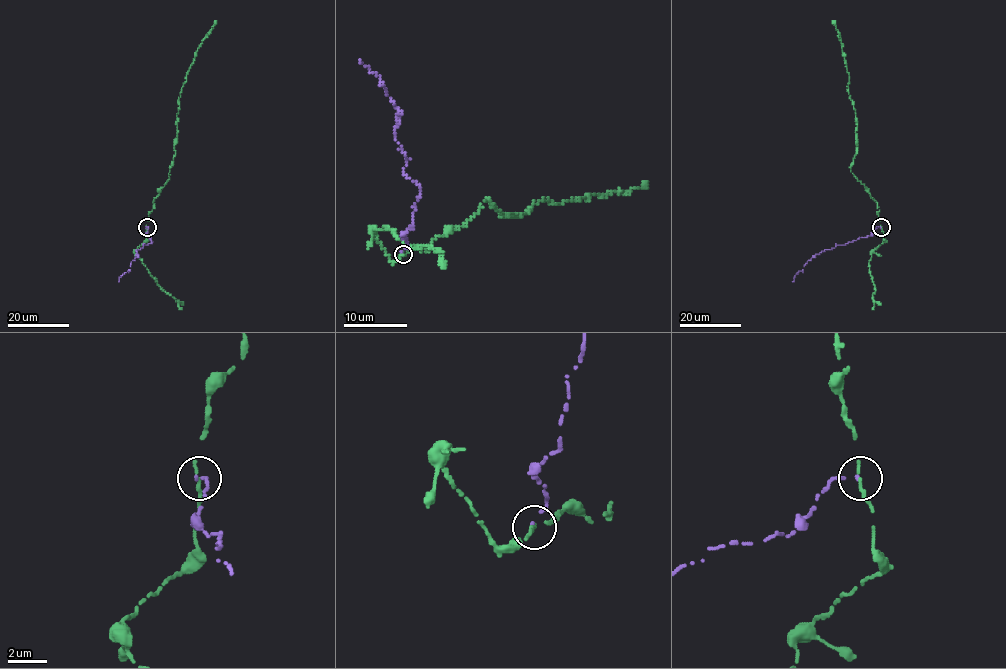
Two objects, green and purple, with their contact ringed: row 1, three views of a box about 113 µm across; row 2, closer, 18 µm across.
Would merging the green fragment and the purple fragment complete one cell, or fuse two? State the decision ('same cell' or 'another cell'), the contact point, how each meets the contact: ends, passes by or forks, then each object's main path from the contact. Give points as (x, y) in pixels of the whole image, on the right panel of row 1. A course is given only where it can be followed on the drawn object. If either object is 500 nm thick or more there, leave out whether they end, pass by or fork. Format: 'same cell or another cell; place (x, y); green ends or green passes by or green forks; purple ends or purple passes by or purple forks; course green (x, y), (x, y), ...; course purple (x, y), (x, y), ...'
another cell; place (881, 227); green ends; purple ends; course green (881, 227), (876, 201), (851, 172), (856, 153), (857, 122), (849, 97), (849, 73), (832, 21); course purple (881, 227), (866, 237), (845, 245), (837, 245), (813, 257), (793, 281)

